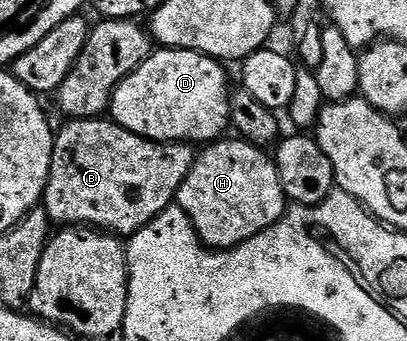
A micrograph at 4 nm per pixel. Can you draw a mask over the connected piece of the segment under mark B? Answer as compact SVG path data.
M103 117L66 125L58 128L55 136L47 187L41 200L47 218L55 225L90 225L116 237L130 237L176 202L179 186L197 158L196 148L190 143L157 143Z

